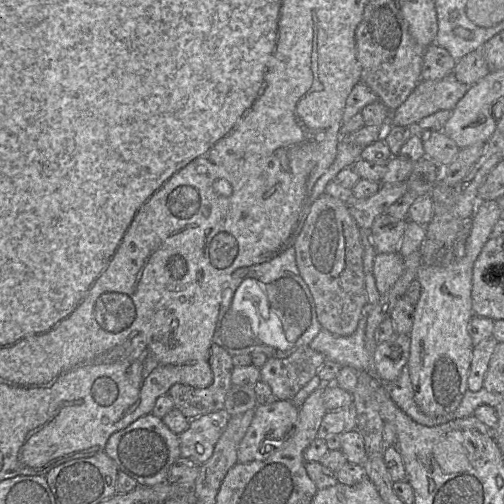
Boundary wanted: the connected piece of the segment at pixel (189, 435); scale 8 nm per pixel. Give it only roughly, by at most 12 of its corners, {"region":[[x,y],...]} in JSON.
{"region":[[222,409],[190,420],[180,456],[205,463],[230,417]]}

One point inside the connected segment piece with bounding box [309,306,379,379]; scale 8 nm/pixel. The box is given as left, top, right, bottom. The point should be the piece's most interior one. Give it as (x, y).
(350, 351)

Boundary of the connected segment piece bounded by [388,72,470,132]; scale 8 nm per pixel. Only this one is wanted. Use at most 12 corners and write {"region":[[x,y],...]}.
{"region":[[453,72],[421,80],[390,113],[390,125],[411,127],[451,111],[470,85]]}

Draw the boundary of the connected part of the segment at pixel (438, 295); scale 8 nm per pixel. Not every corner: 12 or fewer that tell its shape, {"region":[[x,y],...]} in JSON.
{"region":[[478,202],[465,255],[421,265],[407,367],[420,410],[468,389],[472,269],[500,218]]}

